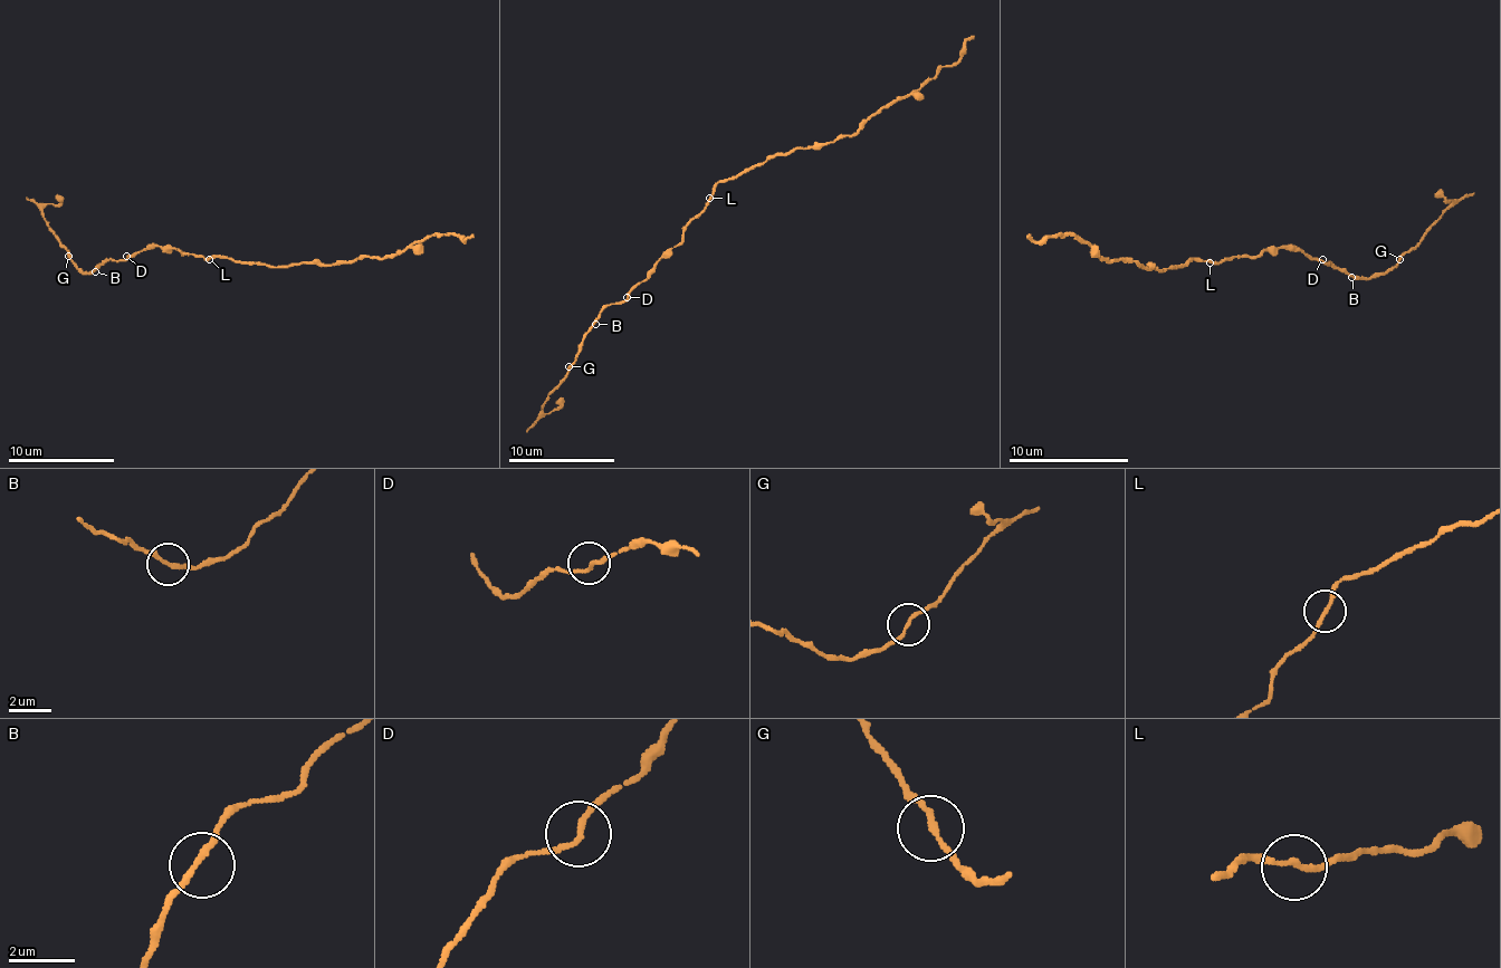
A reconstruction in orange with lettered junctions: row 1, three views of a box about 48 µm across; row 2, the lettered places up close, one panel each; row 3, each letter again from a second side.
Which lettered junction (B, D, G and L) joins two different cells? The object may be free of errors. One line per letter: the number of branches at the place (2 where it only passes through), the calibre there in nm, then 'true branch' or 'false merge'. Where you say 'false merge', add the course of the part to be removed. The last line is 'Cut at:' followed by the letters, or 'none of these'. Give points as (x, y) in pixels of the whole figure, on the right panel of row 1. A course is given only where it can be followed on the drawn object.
B: branches 2; calibre 190 nm; true branch
D: branches 2; calibre 160 nm; true branch
G: branches 2; calibre 160 nm; true branch
L: branches 2; calibre 160 nm; true branch
Cut at: none of these

